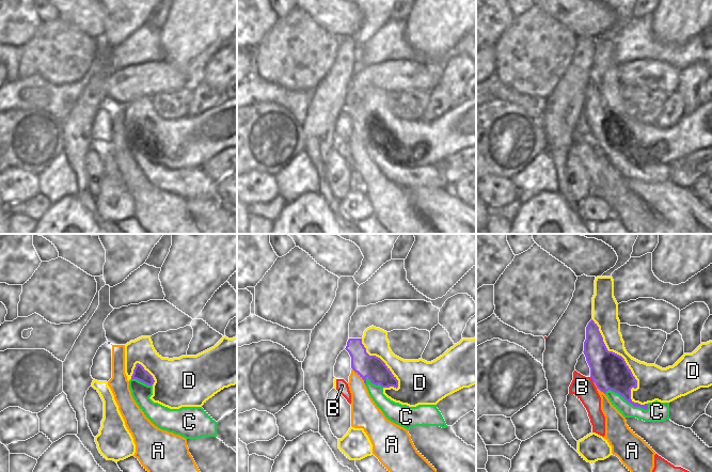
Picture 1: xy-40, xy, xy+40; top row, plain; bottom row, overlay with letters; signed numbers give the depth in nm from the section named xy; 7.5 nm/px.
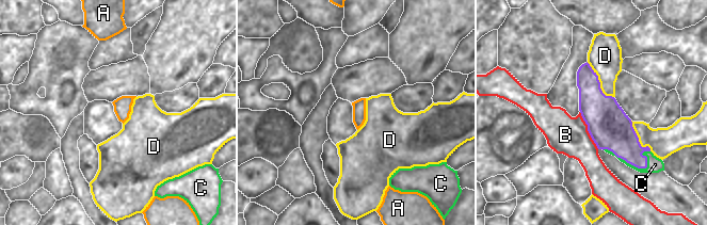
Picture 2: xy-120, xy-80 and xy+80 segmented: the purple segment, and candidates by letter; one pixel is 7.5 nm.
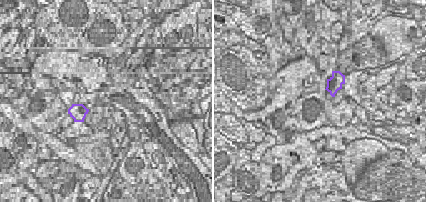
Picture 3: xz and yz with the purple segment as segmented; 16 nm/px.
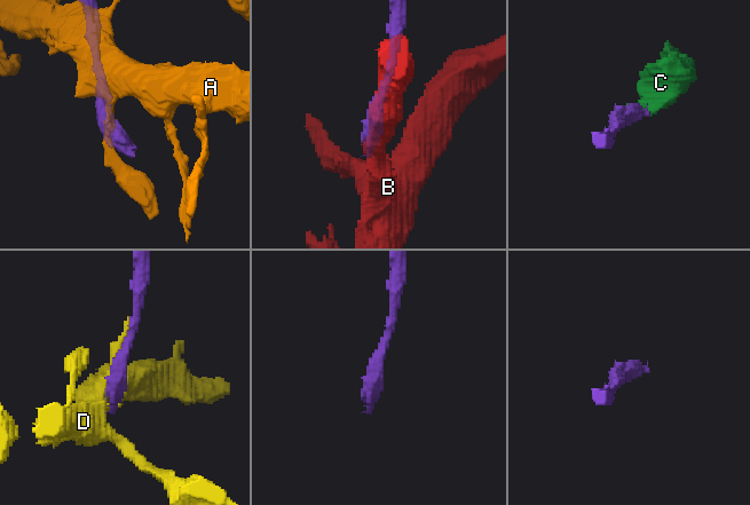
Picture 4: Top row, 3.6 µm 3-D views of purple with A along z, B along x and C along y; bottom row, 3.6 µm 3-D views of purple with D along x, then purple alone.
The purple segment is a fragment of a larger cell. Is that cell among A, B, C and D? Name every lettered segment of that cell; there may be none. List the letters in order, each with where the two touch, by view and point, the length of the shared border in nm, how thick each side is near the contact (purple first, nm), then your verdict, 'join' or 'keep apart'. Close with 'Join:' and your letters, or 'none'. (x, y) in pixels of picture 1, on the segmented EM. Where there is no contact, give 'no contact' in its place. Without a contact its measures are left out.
A: contact xy (360, 376); length 160 nm; calibres 170 and 190 nm; keep apart
B: contact xy+40 (591, 378); length 50 nm; calibres 280 and 160 nm; keep apart
C: contact xy+40 (627, 400); length 360 nm; calibres 260 and 150 nm; join
D: contact xy+40 (627, 365); length 750 nm; calibres 280 and 260 nm; keep apart
Join: C

